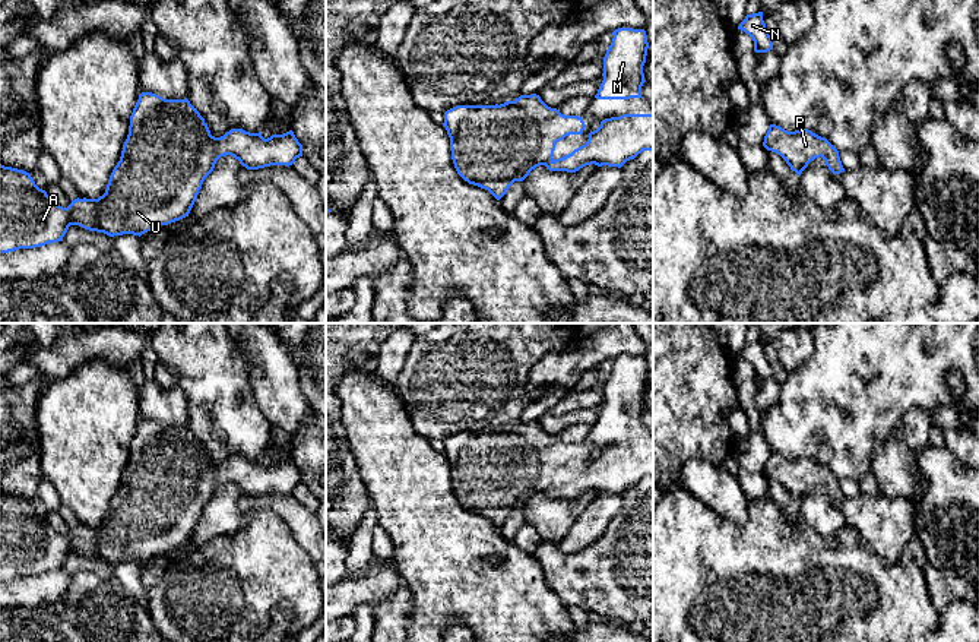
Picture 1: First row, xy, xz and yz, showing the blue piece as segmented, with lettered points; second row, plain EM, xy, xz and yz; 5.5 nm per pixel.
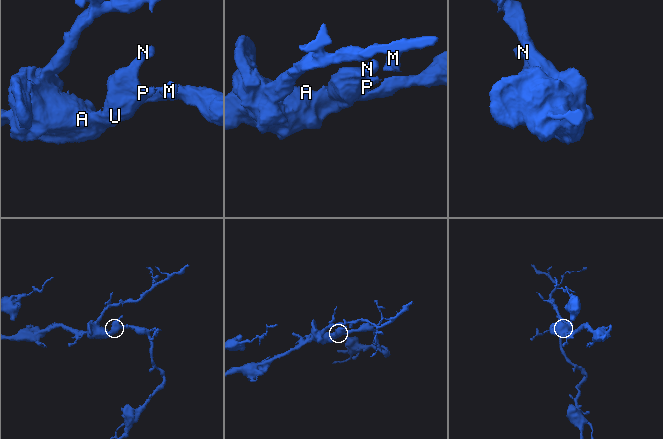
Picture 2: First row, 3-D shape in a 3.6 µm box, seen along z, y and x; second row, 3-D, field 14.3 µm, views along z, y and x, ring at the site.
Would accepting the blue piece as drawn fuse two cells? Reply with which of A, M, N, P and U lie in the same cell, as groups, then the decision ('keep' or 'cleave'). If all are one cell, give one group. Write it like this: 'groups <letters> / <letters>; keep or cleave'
groups A M N P U; keep

